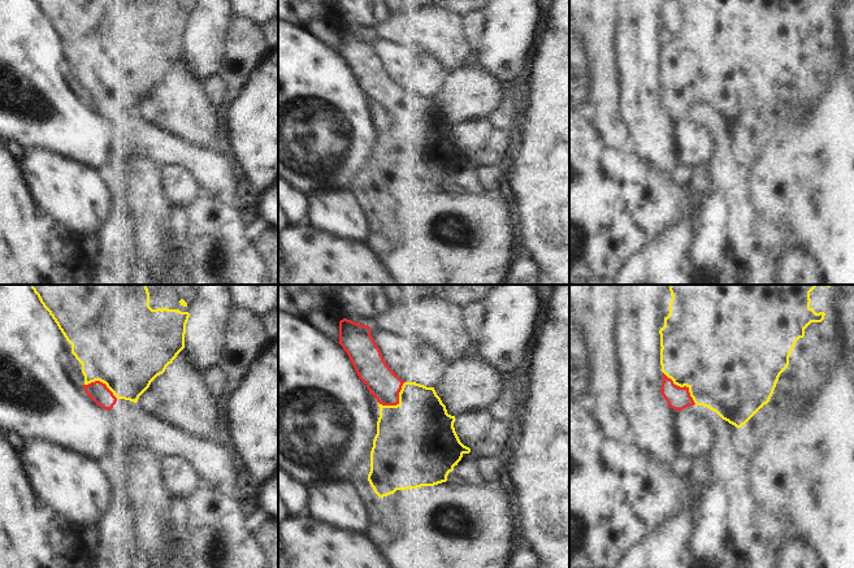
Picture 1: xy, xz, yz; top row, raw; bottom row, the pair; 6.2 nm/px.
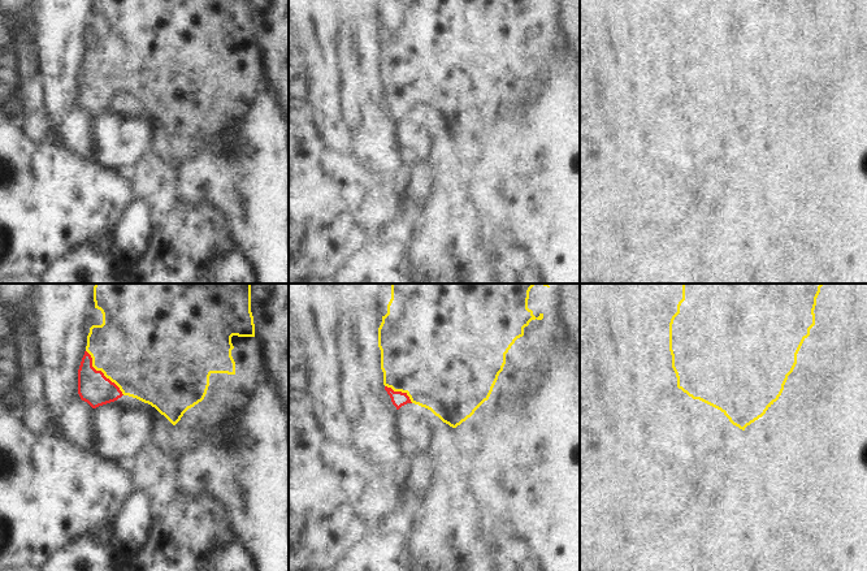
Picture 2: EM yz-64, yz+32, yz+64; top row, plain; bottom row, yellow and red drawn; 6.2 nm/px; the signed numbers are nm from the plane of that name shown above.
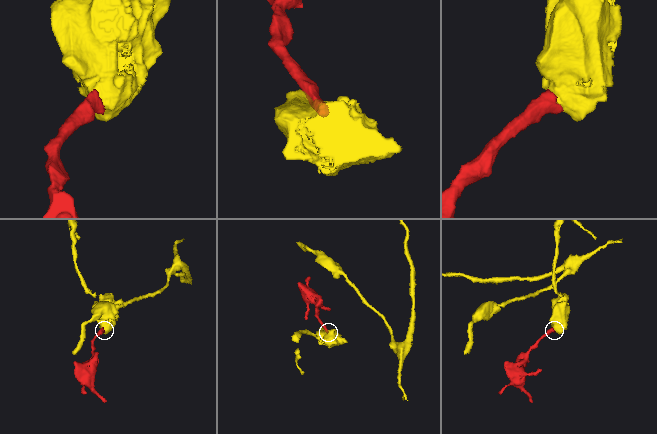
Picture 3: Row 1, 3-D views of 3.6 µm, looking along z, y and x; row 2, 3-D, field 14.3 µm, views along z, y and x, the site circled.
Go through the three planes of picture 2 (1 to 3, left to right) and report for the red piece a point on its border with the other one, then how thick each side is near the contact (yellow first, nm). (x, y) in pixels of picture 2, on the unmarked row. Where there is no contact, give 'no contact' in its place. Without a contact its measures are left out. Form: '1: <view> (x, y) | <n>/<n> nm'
1: yz-64 (102, 79) | 500/200 nm
2: yz+32 (399, 99) | 480/90 nm
3: no contact

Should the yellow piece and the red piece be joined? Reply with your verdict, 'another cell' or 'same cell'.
same cell

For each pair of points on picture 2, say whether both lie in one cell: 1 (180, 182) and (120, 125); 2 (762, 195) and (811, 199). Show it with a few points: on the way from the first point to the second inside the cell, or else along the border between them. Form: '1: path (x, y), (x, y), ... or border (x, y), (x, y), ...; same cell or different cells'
1: border (173, 143), (157, 171); different cells
2: path (774, 194), (800, 194); same cell

